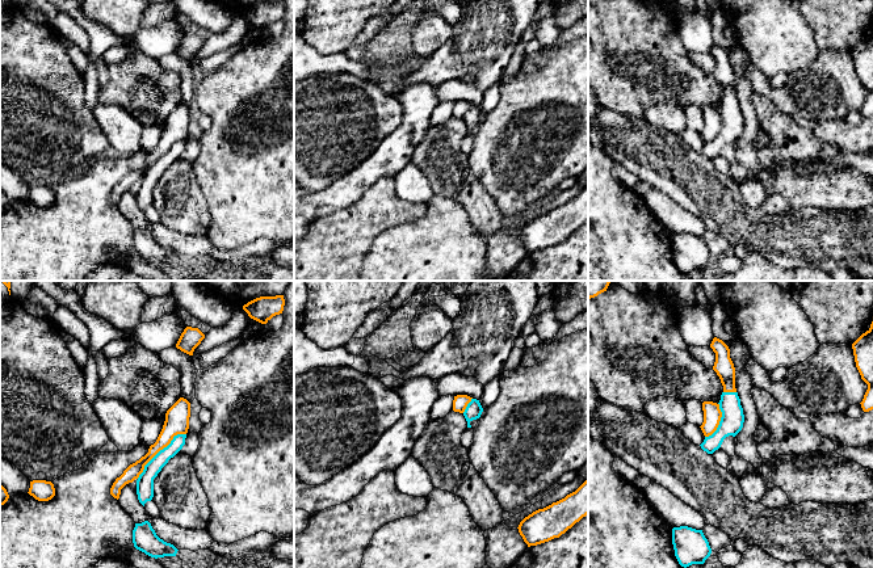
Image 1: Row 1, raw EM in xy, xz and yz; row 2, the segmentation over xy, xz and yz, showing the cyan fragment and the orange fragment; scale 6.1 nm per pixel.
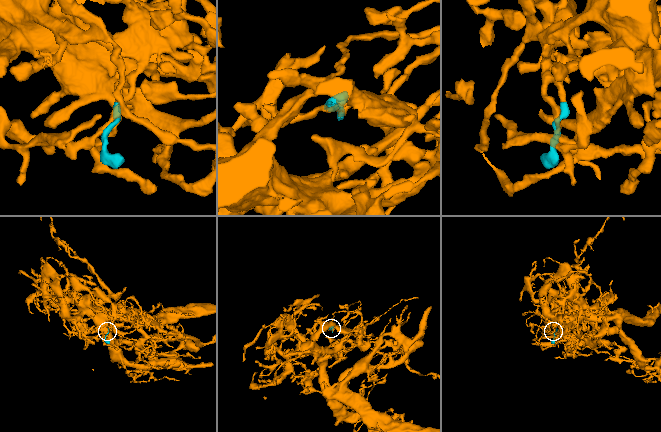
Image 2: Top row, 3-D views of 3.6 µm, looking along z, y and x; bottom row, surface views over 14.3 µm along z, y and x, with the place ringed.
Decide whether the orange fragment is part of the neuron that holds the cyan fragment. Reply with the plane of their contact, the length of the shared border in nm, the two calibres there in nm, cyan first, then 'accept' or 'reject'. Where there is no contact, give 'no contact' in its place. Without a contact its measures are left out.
meets cyan in xy; contact 400 nm long; 110 nm thick on the cyan side, 140 nm on the other; accept

